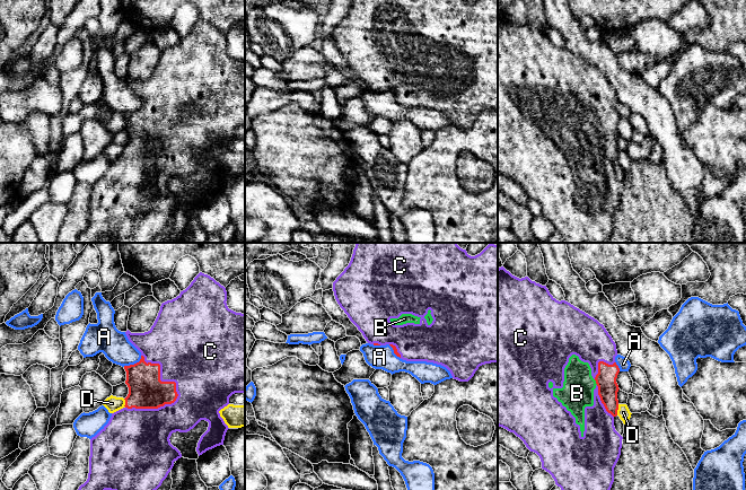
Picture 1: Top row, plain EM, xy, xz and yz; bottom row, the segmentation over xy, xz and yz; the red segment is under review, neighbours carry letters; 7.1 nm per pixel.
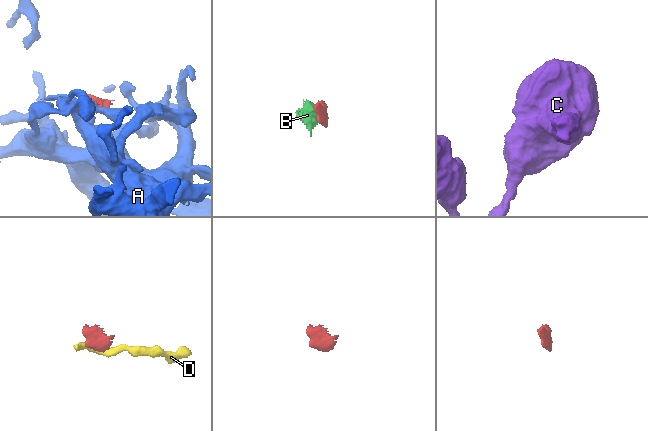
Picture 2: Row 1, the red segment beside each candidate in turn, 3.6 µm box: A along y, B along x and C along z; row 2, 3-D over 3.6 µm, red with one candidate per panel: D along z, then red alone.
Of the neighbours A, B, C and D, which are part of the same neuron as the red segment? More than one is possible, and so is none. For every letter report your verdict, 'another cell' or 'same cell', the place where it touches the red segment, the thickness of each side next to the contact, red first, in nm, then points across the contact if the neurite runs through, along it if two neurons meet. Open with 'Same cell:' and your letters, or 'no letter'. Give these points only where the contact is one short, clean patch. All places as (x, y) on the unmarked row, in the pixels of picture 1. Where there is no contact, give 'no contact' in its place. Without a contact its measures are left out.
Same cell: B, C
A: another cell; contact xy (134, 111); calibres 260 and 200 nm; border xy (141, 103), (138, 108), (123, 113)
B: same cell; contact yz (596, 129); calibres 140 and 220 nm
C: same cell; contact xy (159, 127); calibres 260 and 400 nm
D: another cell; contact yz (617, 156); calibres 140 and 90 nm; border yz (619, 151), (616, 162)

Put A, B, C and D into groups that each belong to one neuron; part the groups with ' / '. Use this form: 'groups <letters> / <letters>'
groups A / B C / D

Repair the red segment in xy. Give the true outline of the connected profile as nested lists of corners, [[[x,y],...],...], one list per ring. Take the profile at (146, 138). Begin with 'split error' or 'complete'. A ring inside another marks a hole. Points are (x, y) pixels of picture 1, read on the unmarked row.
split error; [[[200,19],[191,32],[181,38],[176,45],[161,51],[158,63],[148,79],[131,80],[129,77],[125,79],[129,88],[141,99],[141,106],[134,112],[124,113],[126,119],[125,131],[129,134],[129,141],[124,146],[125,152],[123,156],[112,160],[108,170],[90,186],[88,226],[79,234],[78,243],[100,243],[105,237],[115,238],[119,243],[151,243],[167,225],[174,213],[174,209],[182,204],[181,199],[170,191],[169,185],[172,181],[176,178],[187,180],[201,167],[208,168],[209,174],[198,190],[196,199],[199,203],[209,196],[223,192],[225,183],[229,175],[220,164],[219,158],[229,151],[229,145],[232,141],[245,141],[245,61],[229,56],[226,49],[226,35],[210,23]]]

